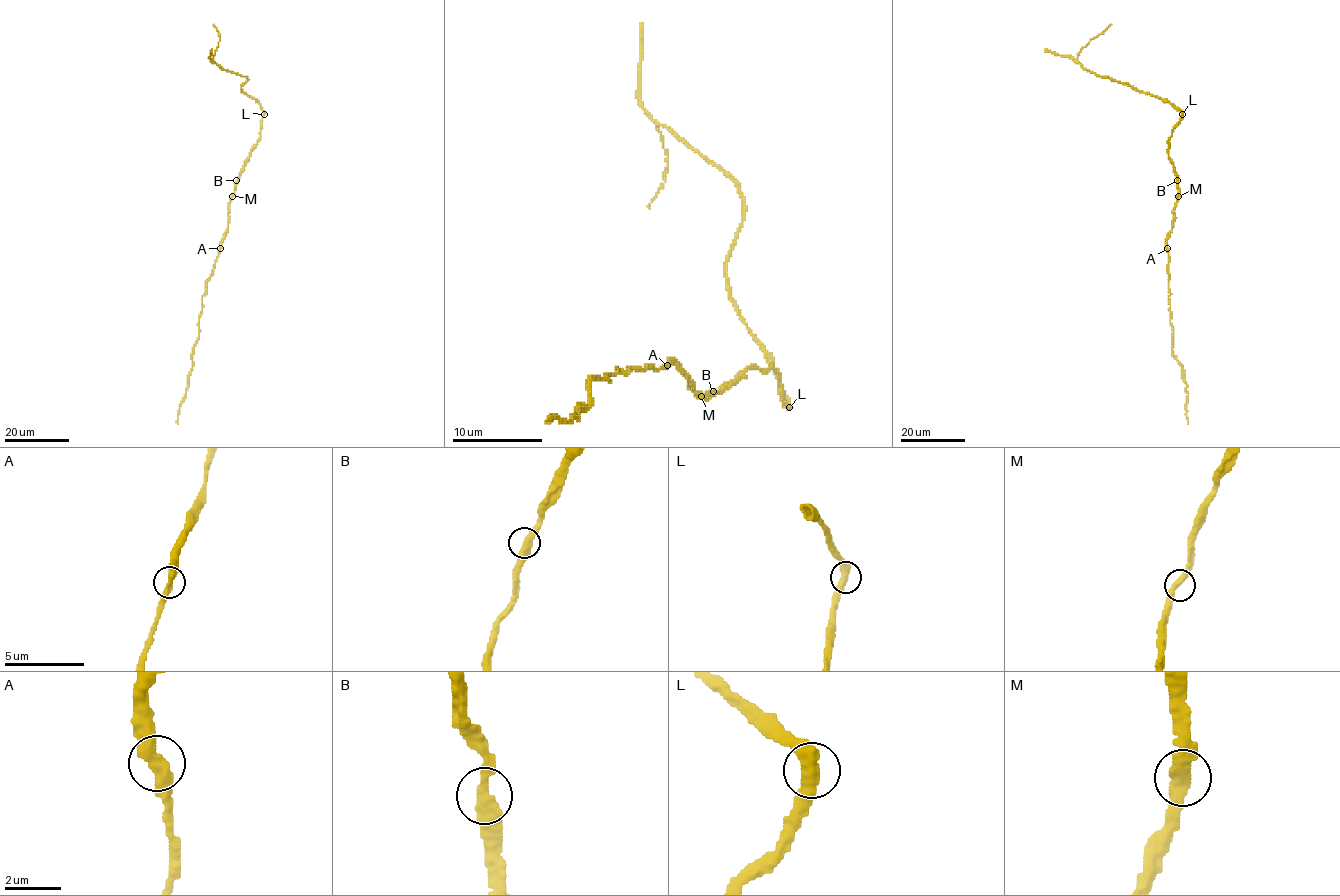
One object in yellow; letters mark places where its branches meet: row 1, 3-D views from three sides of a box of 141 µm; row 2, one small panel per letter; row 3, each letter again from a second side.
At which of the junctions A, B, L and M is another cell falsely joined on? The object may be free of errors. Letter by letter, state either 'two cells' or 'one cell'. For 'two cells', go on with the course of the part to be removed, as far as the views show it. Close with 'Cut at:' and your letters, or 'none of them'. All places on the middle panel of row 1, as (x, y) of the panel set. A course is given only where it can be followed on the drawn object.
A: one cell
B: one cell
L: one cell
M: one cell
Cut at: none of them

